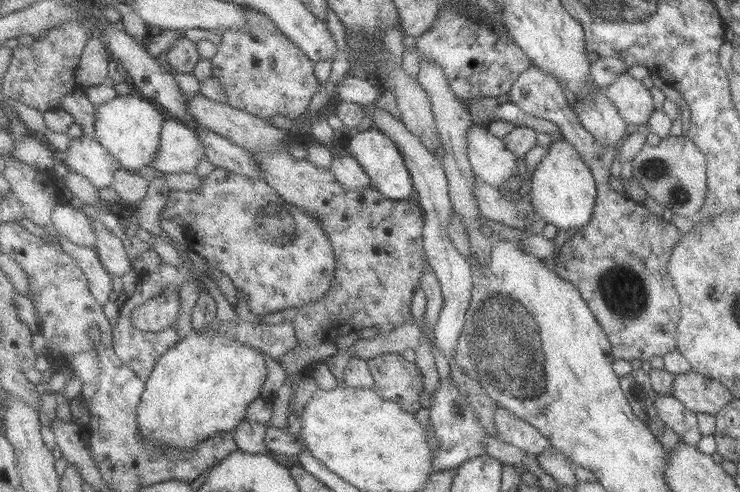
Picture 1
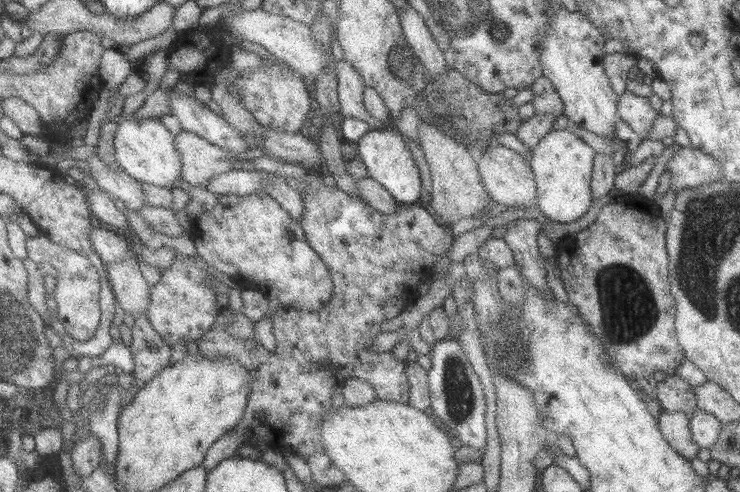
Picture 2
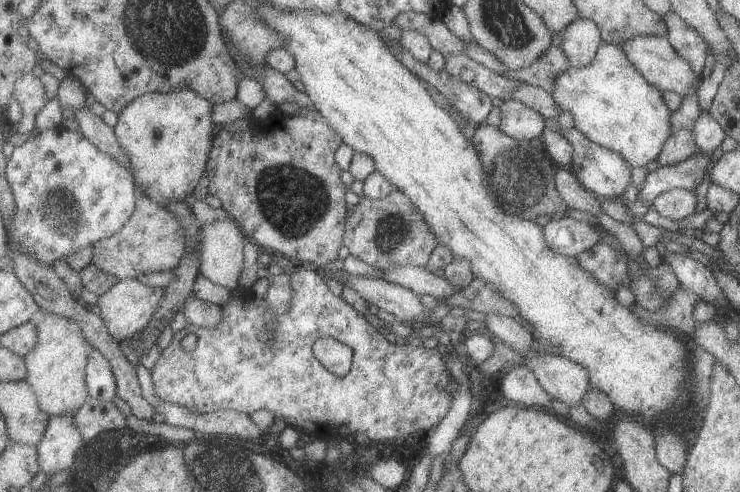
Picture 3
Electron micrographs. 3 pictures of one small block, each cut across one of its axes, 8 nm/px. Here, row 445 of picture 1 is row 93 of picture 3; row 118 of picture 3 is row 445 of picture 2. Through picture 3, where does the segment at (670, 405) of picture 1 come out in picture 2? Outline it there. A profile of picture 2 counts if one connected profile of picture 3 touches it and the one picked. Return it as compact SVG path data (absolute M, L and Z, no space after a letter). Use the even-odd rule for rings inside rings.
M662 411L657 421L659 422L662 436L680 456L687 458L689 461L698 456L700 448L692 440L689 425L690 419L685 413Z

